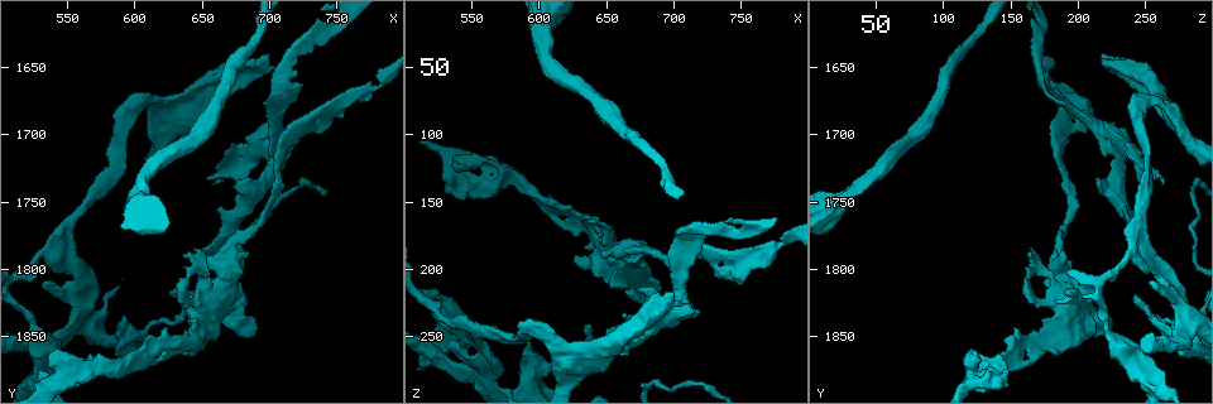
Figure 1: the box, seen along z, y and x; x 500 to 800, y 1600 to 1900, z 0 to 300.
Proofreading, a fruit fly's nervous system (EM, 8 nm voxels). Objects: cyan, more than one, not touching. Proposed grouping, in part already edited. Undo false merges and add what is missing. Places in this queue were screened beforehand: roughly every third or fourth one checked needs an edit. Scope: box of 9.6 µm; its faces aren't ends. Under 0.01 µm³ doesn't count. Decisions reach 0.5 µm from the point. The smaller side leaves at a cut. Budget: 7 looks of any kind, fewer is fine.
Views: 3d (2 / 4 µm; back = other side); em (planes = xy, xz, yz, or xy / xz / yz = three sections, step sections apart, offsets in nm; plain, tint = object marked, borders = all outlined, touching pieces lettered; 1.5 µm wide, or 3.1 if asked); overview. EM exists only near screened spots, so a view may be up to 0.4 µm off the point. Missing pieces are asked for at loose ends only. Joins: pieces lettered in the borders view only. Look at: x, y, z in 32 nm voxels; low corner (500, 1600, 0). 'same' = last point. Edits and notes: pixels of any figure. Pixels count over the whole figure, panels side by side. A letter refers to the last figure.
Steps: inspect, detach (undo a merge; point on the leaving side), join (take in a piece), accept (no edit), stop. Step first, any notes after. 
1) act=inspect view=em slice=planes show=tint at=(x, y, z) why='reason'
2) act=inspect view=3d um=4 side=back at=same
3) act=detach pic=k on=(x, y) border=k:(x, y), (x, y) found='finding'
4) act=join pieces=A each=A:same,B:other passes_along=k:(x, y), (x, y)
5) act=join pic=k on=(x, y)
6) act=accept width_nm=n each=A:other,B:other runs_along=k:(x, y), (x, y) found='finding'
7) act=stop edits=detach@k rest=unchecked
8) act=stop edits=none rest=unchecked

act=inspect view=em slice=xz step=4 show=borders at=(702, 1642, 218) why='thick end'

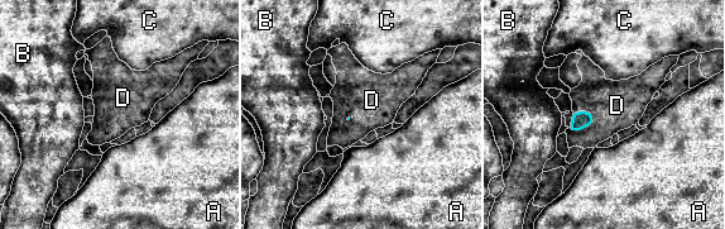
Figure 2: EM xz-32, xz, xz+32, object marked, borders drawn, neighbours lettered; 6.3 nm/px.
act=join pieces=D longest_contact=D:200nm each=A:other,B:other,C:other,D:same found='it goes on there'

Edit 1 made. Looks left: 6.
act=inspect view=overview why='see it whole again'

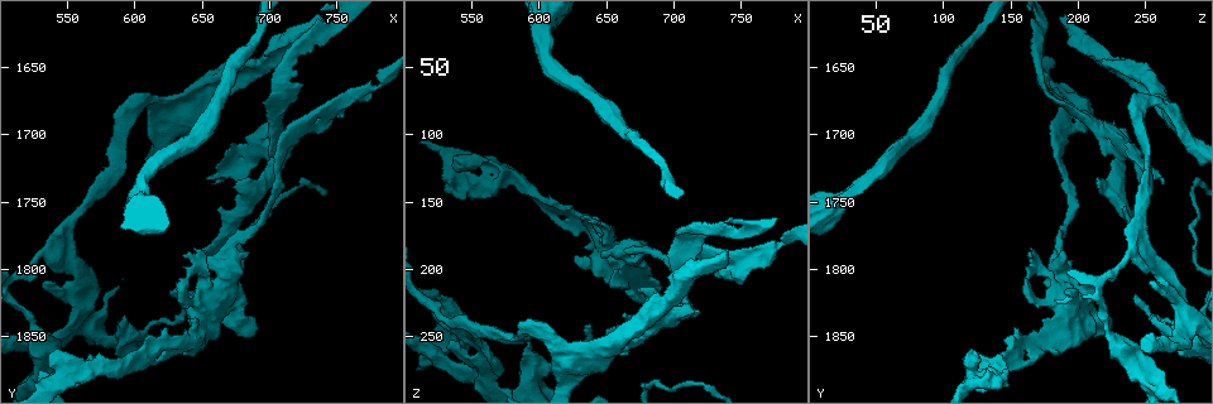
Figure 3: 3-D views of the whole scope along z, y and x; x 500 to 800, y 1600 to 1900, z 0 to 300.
act=inspect view=3d um=4 at=(648, 1790, 192) why='free end'

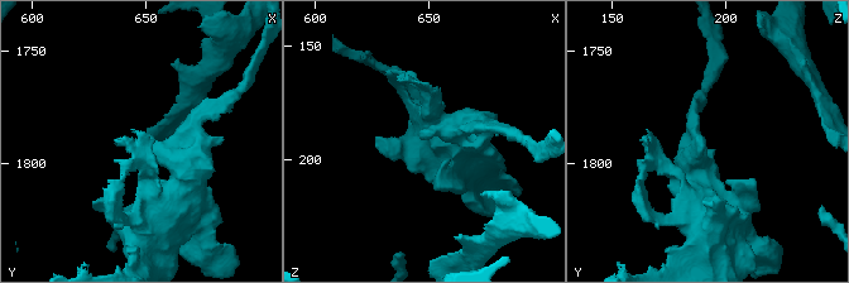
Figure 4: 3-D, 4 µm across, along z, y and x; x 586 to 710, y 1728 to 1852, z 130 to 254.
act=inspect view=em slice=planes show=borders at=(647, 1792, 190)

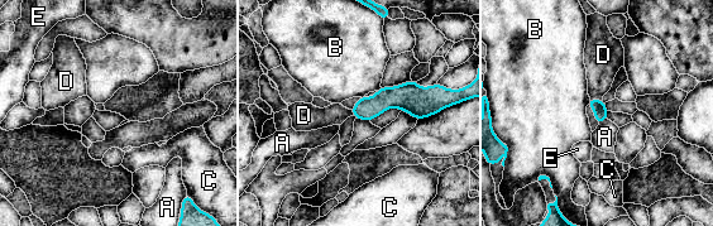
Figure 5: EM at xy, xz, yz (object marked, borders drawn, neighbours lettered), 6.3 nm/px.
act=accept each=A:other,B:other,C:other,D:other,E:other border=5:(589, 96), (602, 101) found='no lettered piece goes on from it'

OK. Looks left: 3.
act=inspect view=3d um=2 at=(616, 1674, 258) why='two arms in line, one across'

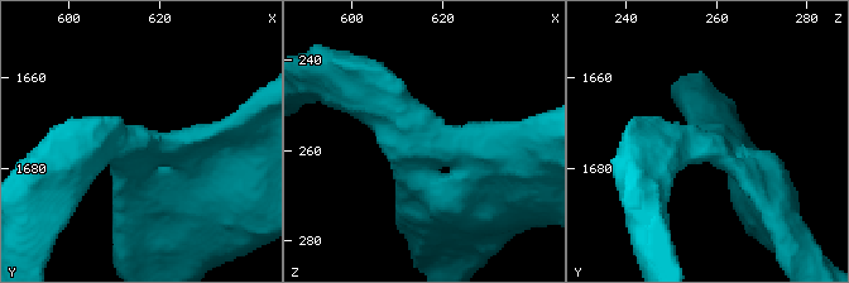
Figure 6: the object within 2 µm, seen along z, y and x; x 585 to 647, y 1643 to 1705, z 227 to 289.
act=inspect view=em slice=planes show=borders at=(616, 1675, 258) arms=3 arm_widths_nm=200,300,320 why='need the tissue'

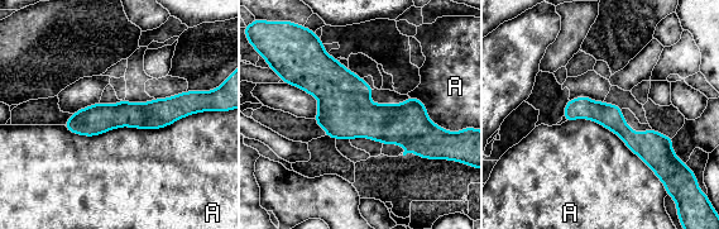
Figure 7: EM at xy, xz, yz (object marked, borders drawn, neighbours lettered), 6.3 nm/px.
act=accept each=A:other border=7:(205, 110), (94, 136), (63, 125) found='continuous, no second neuron'

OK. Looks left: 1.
act=stop edits=join@2 rest=unchecked

